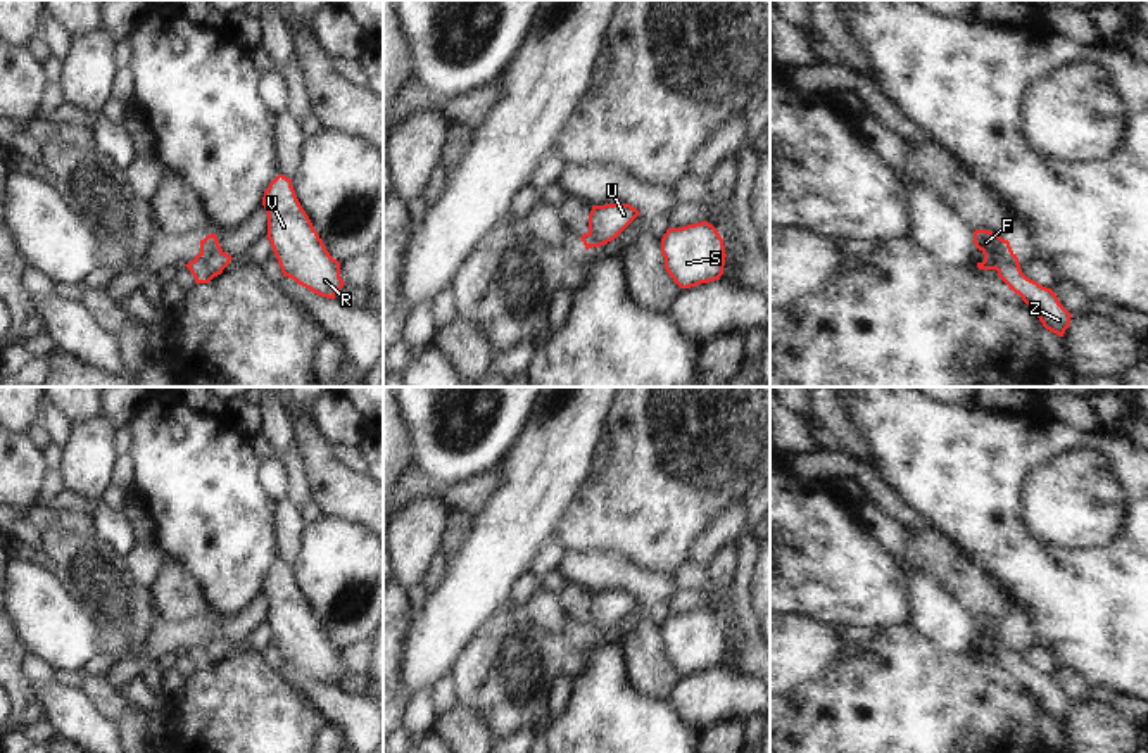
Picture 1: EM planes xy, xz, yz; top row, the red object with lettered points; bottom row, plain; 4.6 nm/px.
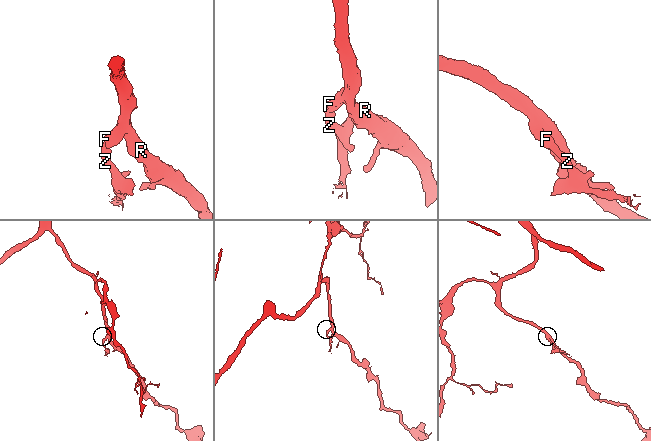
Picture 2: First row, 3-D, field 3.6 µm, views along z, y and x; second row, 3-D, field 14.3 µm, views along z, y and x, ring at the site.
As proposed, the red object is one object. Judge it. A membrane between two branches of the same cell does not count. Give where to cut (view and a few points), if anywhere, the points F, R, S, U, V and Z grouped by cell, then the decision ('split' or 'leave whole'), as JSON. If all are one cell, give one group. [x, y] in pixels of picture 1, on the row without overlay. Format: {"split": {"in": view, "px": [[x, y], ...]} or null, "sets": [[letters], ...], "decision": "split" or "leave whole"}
{"split": {"in": "xy", "px": [[199, 641], [214, 662]]}, "sets": [["F", "R", "S", "U", "V"], ["Z"]], "decision": "split"}

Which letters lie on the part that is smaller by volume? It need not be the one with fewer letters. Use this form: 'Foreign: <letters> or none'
Foreign: Z

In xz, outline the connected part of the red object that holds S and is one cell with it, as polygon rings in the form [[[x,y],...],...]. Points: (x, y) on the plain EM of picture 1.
[[[708,608],[668,615],[661,641],[665,656],[680,675],[720,667],[727,644],[723,625]]]

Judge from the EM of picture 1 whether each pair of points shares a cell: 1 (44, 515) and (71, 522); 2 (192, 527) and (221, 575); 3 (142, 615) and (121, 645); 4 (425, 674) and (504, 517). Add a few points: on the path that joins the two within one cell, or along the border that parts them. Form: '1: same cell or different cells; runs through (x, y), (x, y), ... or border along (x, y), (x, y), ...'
1: same cell; runs through (50, 518), (64, 520)
2: same cell; runs through (202, 539), (202, 546), (220, 563)
3: same cell; runs through (135, 622), (123, 638)
4: same cell; runs through (437, 634), (494, 556)

